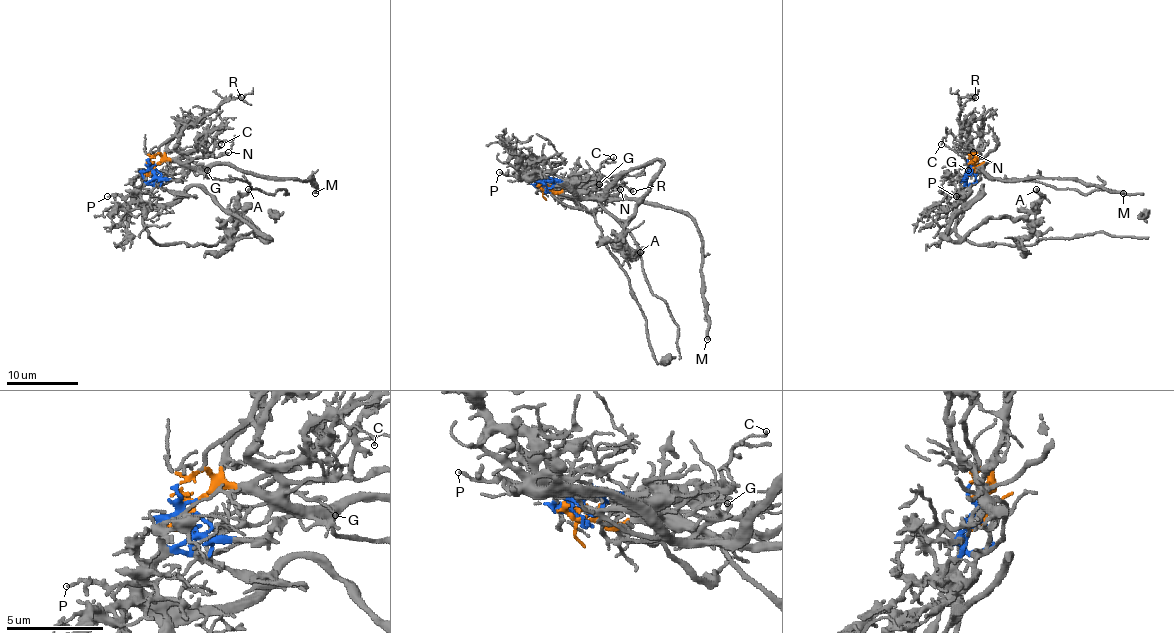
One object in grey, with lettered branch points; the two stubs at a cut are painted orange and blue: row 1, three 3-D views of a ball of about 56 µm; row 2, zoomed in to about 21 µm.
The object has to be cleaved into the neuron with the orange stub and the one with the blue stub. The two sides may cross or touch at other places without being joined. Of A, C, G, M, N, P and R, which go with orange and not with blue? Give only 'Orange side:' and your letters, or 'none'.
Orange side: C, G, M, N, R

